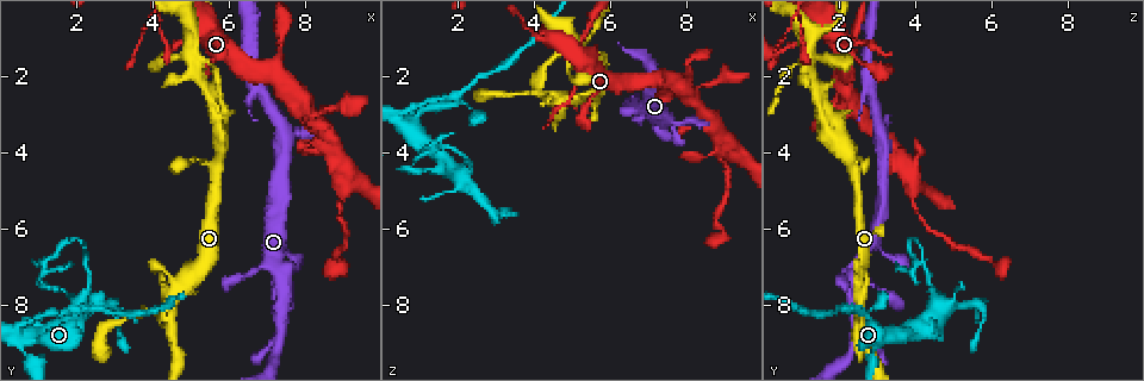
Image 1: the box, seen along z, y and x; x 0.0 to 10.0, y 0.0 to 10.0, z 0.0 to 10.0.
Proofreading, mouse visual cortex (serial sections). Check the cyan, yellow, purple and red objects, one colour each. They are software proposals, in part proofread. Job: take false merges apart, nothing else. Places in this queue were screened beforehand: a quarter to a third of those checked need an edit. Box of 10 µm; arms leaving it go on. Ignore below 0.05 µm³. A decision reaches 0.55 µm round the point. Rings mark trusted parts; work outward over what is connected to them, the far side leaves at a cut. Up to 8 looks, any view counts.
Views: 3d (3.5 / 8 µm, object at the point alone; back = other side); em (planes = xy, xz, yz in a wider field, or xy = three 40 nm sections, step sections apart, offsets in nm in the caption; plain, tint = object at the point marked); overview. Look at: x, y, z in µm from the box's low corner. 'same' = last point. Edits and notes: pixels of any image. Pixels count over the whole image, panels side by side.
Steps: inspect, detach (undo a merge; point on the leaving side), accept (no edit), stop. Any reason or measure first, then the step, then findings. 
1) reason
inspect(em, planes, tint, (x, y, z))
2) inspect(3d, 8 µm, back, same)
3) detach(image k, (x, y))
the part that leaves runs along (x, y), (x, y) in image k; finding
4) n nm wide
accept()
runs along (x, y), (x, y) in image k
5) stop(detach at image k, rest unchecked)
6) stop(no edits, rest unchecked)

thick turns thin
inspect(3d, 3.5 µm, (2.40, 7.30, 4.35))

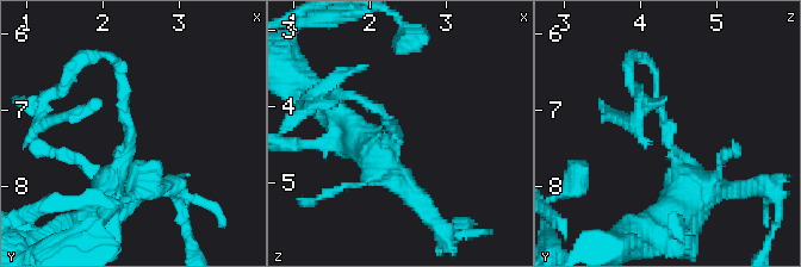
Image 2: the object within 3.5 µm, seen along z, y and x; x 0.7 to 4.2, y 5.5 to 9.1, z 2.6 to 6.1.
arms of 100, 400 nm; shape alone is not enough
inspect(em, xy, step 1, tint, (2.35, 7.25, 4.40))

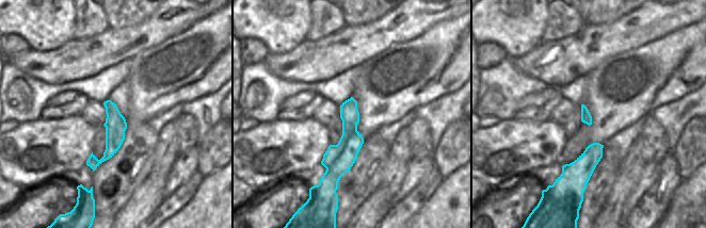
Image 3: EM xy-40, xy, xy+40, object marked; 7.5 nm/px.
accept()
runs along (352, 101), (334, 185) in image 3; all the same cell

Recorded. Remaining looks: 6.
sudden change in width
inspect(em, xy, step 5, tint, (8.85, 5.70, 4.10))

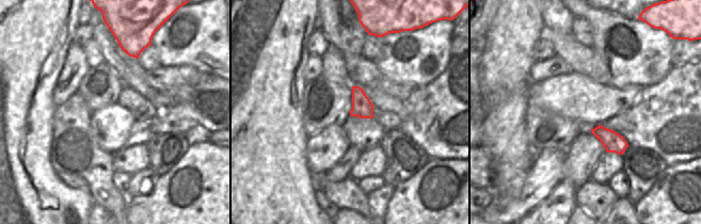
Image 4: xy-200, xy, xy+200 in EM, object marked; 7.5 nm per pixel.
see where the arms go
inspect(3d, 3.5 µm, same)

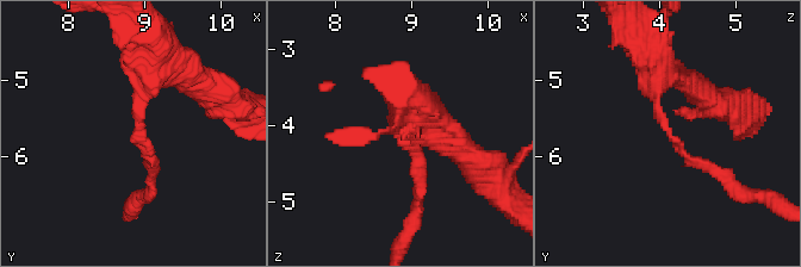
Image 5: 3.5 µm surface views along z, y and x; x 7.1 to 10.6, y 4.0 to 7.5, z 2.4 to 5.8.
arms of 150, 450 nm
accept()
runs along (144, 59), (137, 136), (151, 180) in image 5; all the same cell

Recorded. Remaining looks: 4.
a narrow waist
inspect(3d, 3.5 µm, (7.15, 7.60, 3.00))

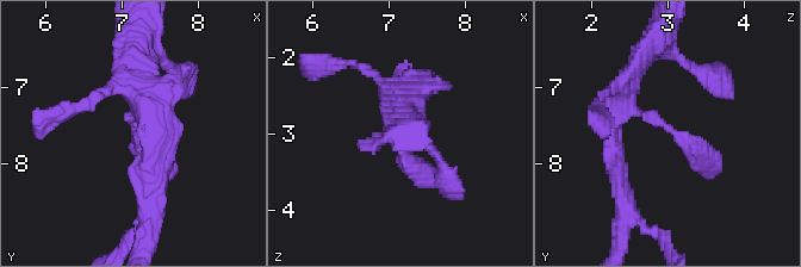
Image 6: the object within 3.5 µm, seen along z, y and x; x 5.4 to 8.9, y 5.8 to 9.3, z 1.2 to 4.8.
inspect(em, xy, step 3, tint, (7.20, 7.60, 3.05))

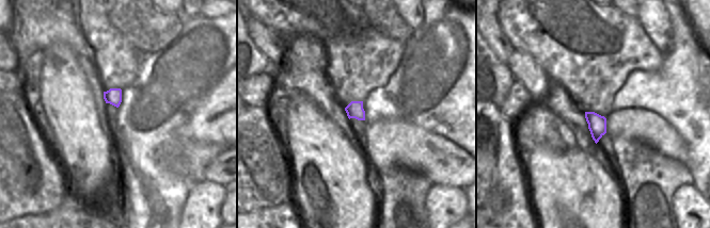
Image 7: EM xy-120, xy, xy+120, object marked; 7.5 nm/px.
accept()
runs along (138, 82), (138, 144), (175, 171) in image 6; continuous, no second cell

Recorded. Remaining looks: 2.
stop(no edits, rest unchecked)

